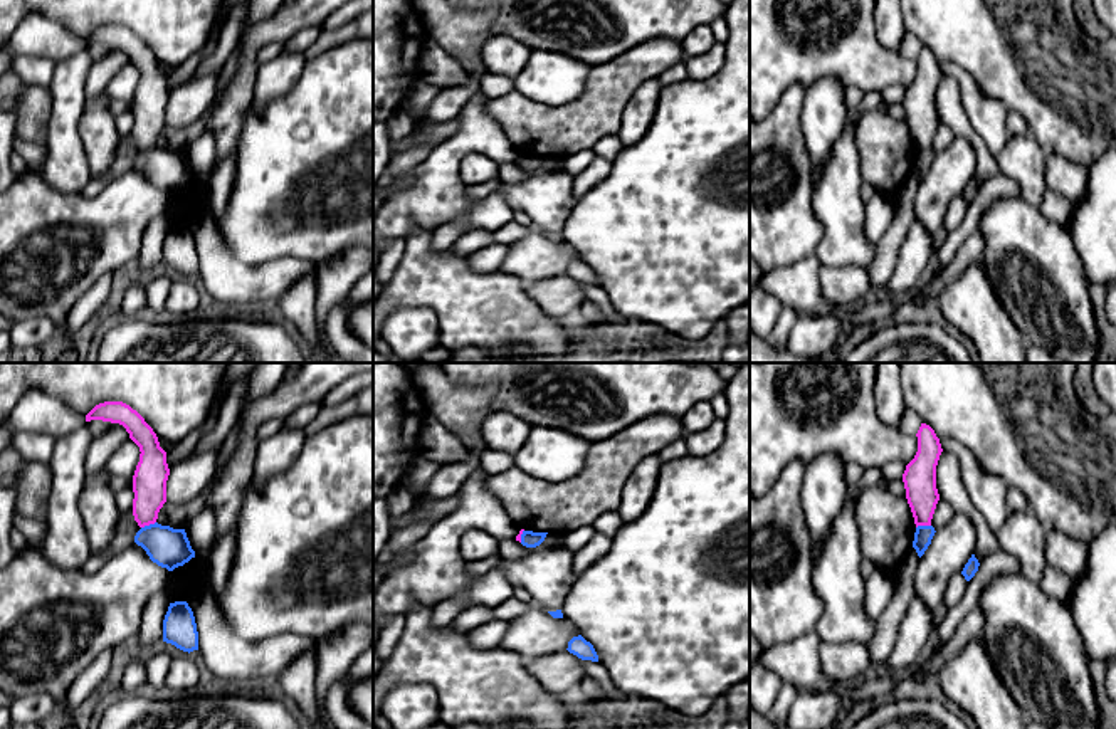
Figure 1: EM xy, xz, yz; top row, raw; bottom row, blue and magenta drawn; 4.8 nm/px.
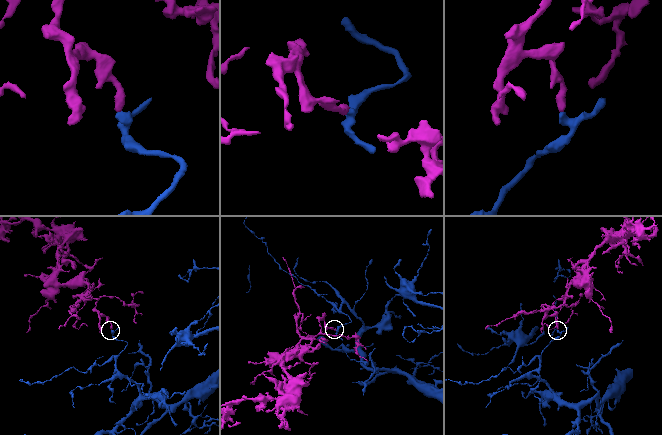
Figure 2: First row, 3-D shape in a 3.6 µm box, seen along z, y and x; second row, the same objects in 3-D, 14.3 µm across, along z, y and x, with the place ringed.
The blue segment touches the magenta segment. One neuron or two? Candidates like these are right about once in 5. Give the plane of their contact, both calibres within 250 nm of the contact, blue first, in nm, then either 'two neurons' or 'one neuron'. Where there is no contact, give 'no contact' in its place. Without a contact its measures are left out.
contact in xy; calibres 190 and 160 nm; two neurons

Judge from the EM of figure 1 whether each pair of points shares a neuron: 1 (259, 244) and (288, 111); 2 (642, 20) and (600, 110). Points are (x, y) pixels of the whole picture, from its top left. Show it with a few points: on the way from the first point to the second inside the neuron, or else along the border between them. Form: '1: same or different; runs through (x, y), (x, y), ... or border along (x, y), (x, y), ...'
1: same; runs through (263, 210), (286, 185), (288, 145)
2: different; border along (668, 39), (647, 39), (594, 66)

